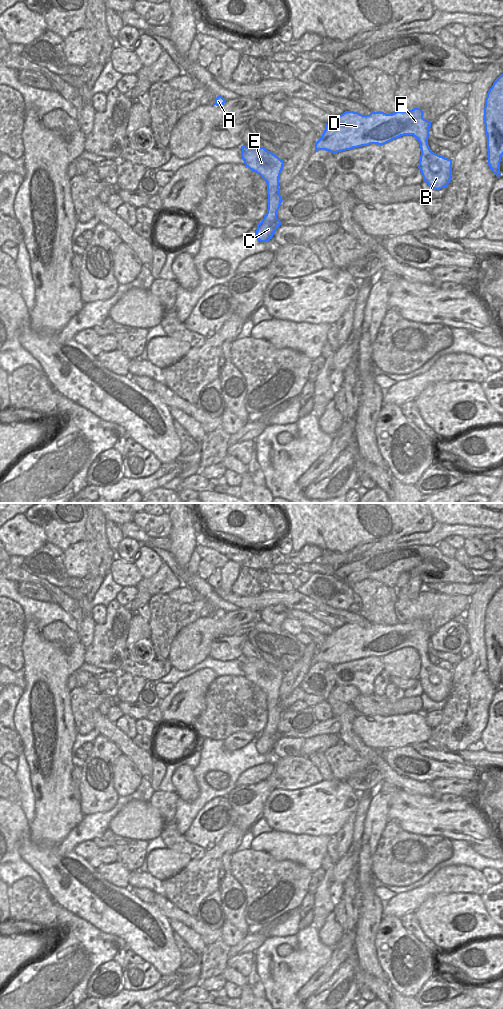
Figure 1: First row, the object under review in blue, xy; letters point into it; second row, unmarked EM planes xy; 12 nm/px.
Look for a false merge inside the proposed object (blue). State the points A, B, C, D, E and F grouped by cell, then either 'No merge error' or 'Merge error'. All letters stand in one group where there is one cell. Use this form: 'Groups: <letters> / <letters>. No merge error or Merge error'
Groups: A B C D E F. No merge error

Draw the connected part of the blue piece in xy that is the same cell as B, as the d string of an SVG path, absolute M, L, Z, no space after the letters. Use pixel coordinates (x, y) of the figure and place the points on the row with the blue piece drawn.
M414 108L409 111L396 111L392 114L372 111L369 115L345 111L325 125L321 138L315 143L315 151L326 150L336 154L370 144L382 146L401 136L413 135L420 143L421 155L418 168L423 176L423 181L432 189L440 190L446 188L451 181L452 159L445 158L431 151L428 145L431 123L423 118L423 111L420 108Z

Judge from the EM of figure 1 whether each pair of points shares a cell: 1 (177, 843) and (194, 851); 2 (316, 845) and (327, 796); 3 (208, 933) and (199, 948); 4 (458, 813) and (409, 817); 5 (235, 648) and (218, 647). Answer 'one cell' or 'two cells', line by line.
1: one cell
2: two cells
3: two cells
4: one cell
5: one cell

